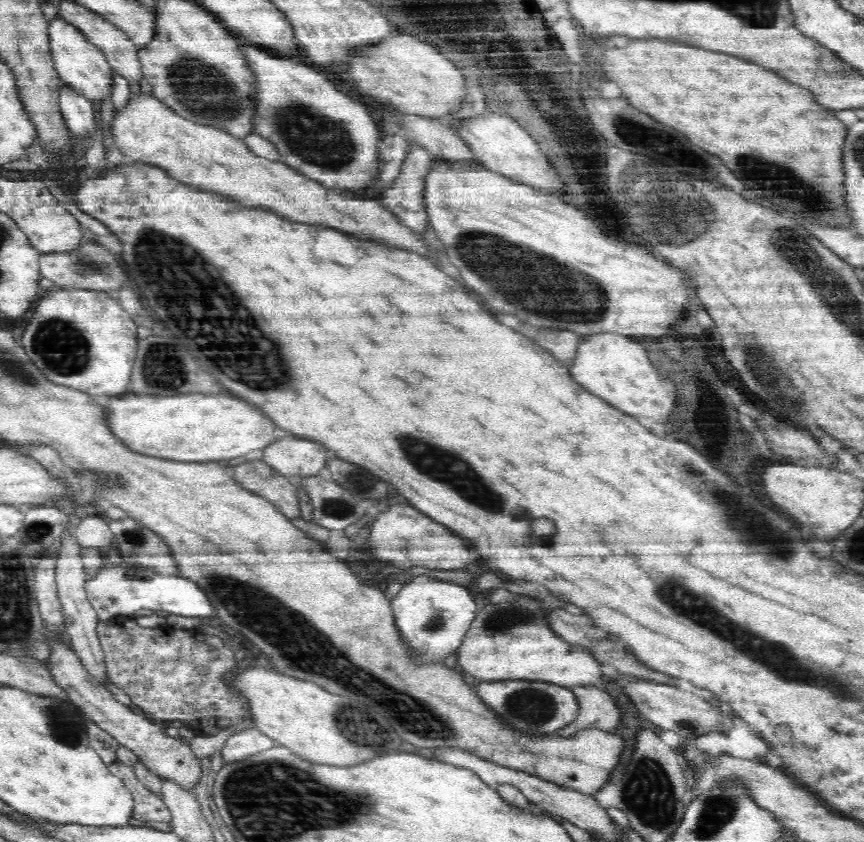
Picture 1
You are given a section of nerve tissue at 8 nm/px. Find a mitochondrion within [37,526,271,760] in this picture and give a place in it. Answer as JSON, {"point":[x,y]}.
{"point":[62,727]}

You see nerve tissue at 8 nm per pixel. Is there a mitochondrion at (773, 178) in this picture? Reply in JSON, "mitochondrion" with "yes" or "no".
{"mitochondrion":"yes"}

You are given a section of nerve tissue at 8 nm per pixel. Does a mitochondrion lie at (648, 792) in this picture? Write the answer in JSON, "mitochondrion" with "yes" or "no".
{"mitochondrion":"yes"}

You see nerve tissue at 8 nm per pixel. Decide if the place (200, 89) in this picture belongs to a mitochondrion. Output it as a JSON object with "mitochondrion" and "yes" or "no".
{"mitochondrion":"yes"}

